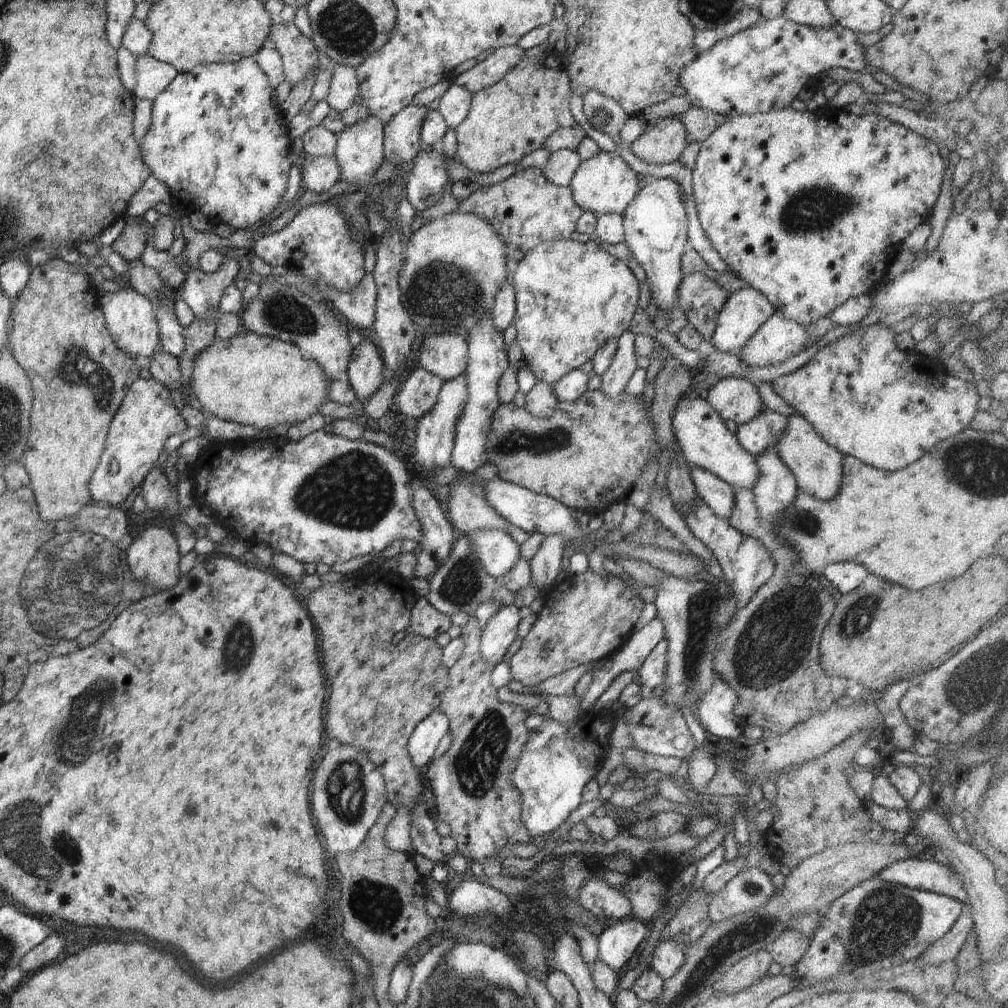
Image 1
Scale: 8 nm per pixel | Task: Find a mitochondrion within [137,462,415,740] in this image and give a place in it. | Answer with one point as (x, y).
(241, 635)

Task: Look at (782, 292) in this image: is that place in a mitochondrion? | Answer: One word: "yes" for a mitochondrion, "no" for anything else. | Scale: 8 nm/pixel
no

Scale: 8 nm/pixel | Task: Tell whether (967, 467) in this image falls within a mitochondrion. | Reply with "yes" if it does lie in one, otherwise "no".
yes

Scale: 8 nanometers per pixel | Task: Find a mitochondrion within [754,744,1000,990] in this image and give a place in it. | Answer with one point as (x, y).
(886, 918)

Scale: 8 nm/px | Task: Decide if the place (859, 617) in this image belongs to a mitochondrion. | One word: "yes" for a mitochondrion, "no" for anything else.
yes

